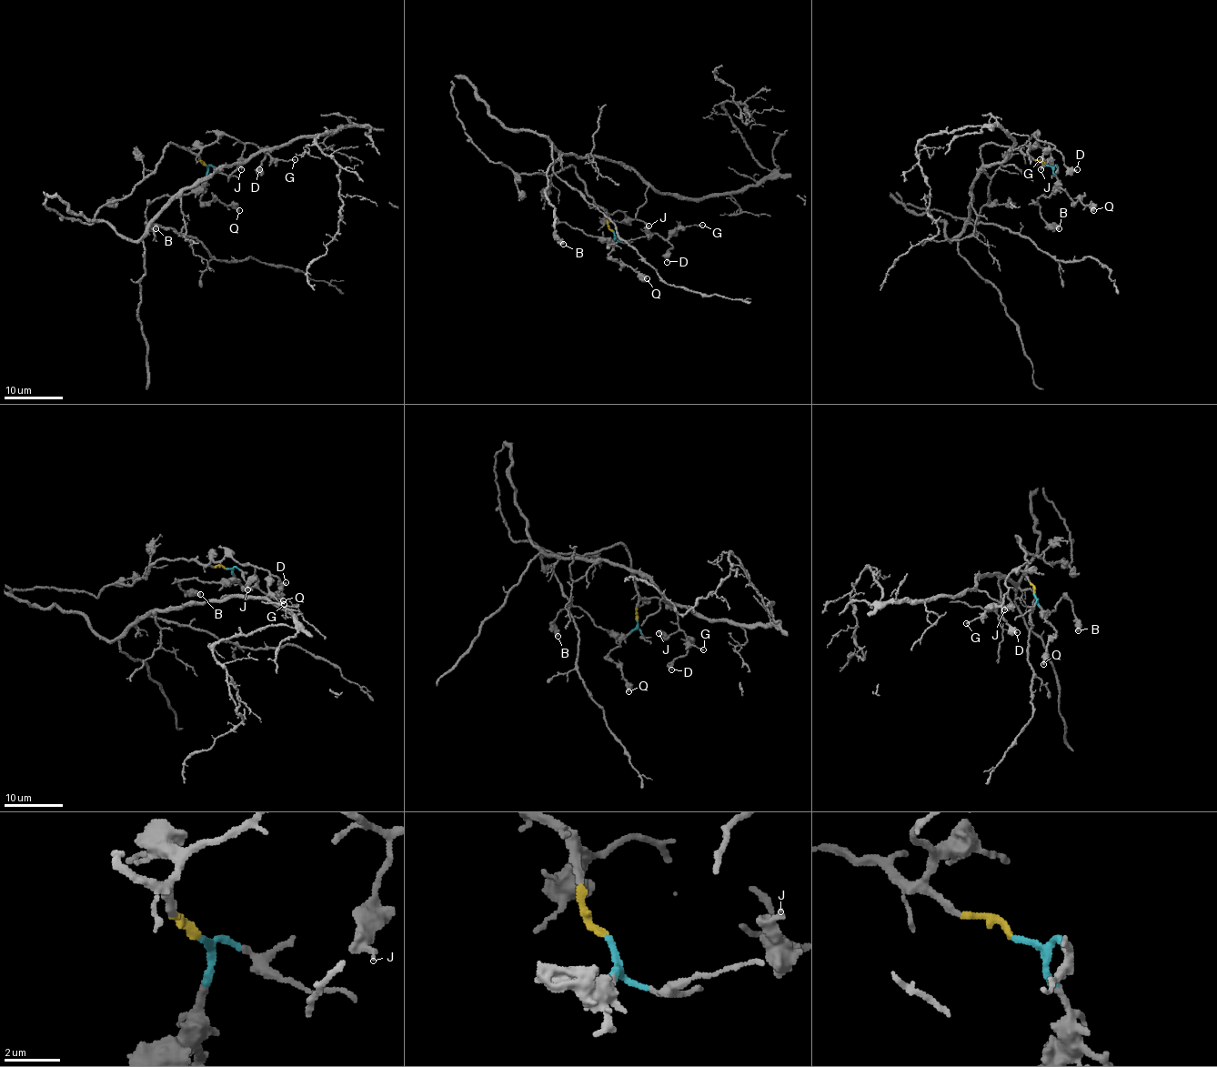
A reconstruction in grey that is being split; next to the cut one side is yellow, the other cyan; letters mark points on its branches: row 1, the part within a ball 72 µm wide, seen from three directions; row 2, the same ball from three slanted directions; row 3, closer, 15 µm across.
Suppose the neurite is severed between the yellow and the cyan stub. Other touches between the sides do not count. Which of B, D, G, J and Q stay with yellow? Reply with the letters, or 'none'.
D, G, J

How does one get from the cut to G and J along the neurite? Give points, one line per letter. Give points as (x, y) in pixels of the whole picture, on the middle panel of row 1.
G: (612, 231), (608, 214), (620, 211), (628, 218), (641, 219), (649, 231), (664, 238), (678, 228), (702, 224)
J: (612, 231), (608, 214), (620, 211), (628, 218), (637, 218), (651, 233), (649, 236), (648, 226)

